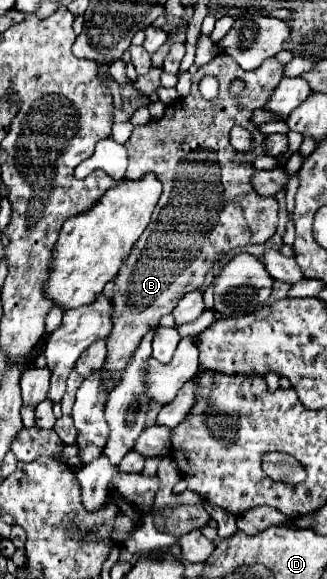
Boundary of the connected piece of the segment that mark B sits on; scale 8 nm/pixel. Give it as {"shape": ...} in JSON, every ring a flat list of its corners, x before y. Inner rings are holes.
{"shape":[[227,54,215,56,209,64,201,66,193,74,193,86,191,94,187,98,181,98,175,106,167,106,163,118,151,120,147,126,135,126,129,142,125,144,129,150,129,166,125,172,127,180,139,180,145,174,155,174,157,180,163,184,161,198,155,206,155,212,151,216,151,222,147,230,137,240,135,248,131,250,127,262,123,262,113,288,113,332,107,338,107,360,103,364,103,370,107,370,107,394,121,382,123,370,127,362,131,360,131,354,135,354,139,342,143,340,143,334,157,326,159,318,165,314,171,314,171,310,177,306,177,302,189,294,191,290,201,288,207,272,219,262,221,256,229,254,235,246,247,246,249,244,265,244,277,228,277,200,273,196,261,198,255,194,251,186,251,174,255,172,253,162,255,156,265,152,263,146,263,134,259,128,249,122,251,112,255,108,263,108,279,80,283,78,283,64,279,64,275,58,267,58,257,70,245,72,241,70],[203,76,215,76,219,80,219,94,213,100,205,100,199,94,199,82],[235,80,241,80,245,84,245,90,241,96,231,94,231,84],[233,126,243,126,253,136,253,148,247,152,237,152,229,144,229,130]]}

